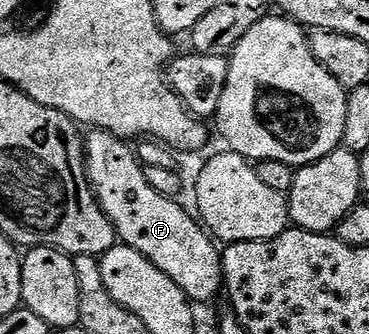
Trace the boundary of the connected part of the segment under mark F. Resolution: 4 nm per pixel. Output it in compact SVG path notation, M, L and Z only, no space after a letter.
M93 130L92 133L84 139L85 144L85 173L89 176L89 184L93 188L93 193L97 195L97 203L103 208L103 212L108 218L113 221L113 227L117 230L118 239L124 245L135 248L135 252L139 252L143 256L147 256L147 260L151 260L151 264L155 264L155 268L159 268L159 272L163 272L163 276L171 276L171 280L175 280L175 284L179 284L179 288L189 297L190 302L200 304L200 302L209 302L218 293L223 290L223 275L221 272L221 254L216 241L207 233L204 225L192 213L188 214L183 207L180 206L180 201L163 196L159 192L155 192L155 188L151 188L151 184L147 184L147 176L145 175L145 167L141 165L134 147L130 145L126 139L116 138L111 132L106 130Z

